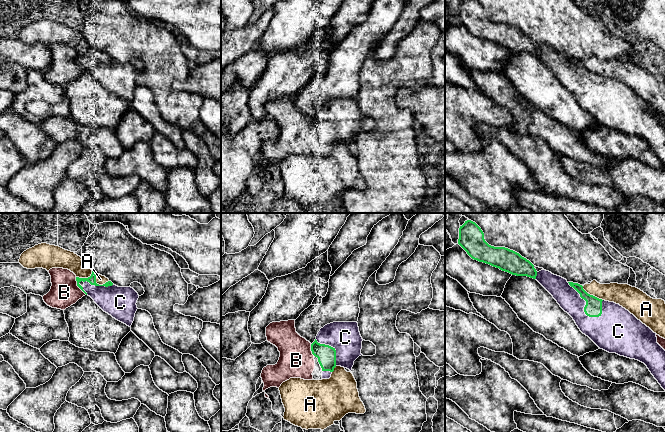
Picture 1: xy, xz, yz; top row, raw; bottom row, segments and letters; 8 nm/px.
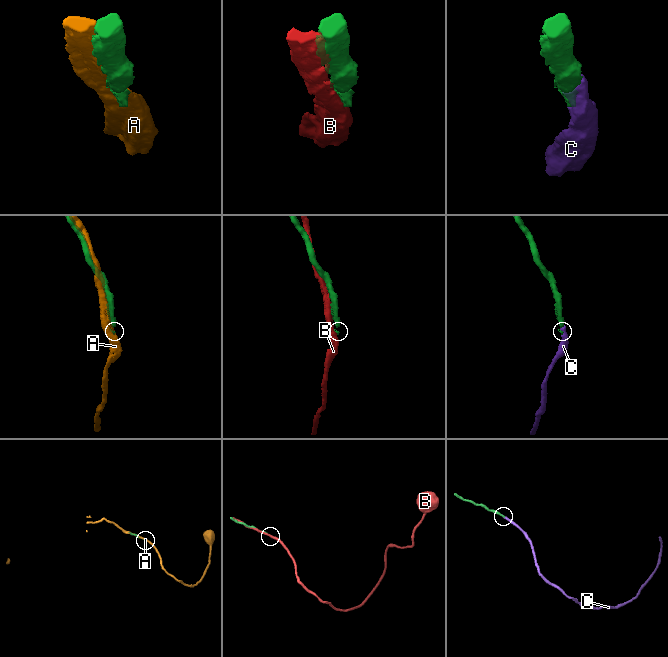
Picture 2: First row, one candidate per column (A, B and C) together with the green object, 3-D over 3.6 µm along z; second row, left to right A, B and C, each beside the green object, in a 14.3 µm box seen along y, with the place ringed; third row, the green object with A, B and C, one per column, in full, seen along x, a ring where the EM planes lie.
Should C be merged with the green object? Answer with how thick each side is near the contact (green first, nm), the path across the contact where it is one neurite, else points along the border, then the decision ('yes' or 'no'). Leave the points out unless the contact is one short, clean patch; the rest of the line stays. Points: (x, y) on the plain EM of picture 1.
calibres 140 and 260 nm; yes

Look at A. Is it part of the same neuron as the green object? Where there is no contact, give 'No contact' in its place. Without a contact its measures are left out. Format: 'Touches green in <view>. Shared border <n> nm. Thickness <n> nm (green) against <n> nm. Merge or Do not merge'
Touches green in xy. Shared border 120 nm. Thickness 60 nm (green) against 70 nm. Do not merge

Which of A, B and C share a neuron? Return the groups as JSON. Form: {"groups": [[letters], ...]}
{"groups": [["A"], ["B"], ["C"]]}

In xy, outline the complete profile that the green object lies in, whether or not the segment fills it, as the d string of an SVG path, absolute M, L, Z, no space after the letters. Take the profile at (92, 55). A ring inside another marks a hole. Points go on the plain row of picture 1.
M97 49L88 54L76 53L77 62L106 89L131 103L137 87L138 69L129 63L118 63L111 57L103 61L96 59Z

